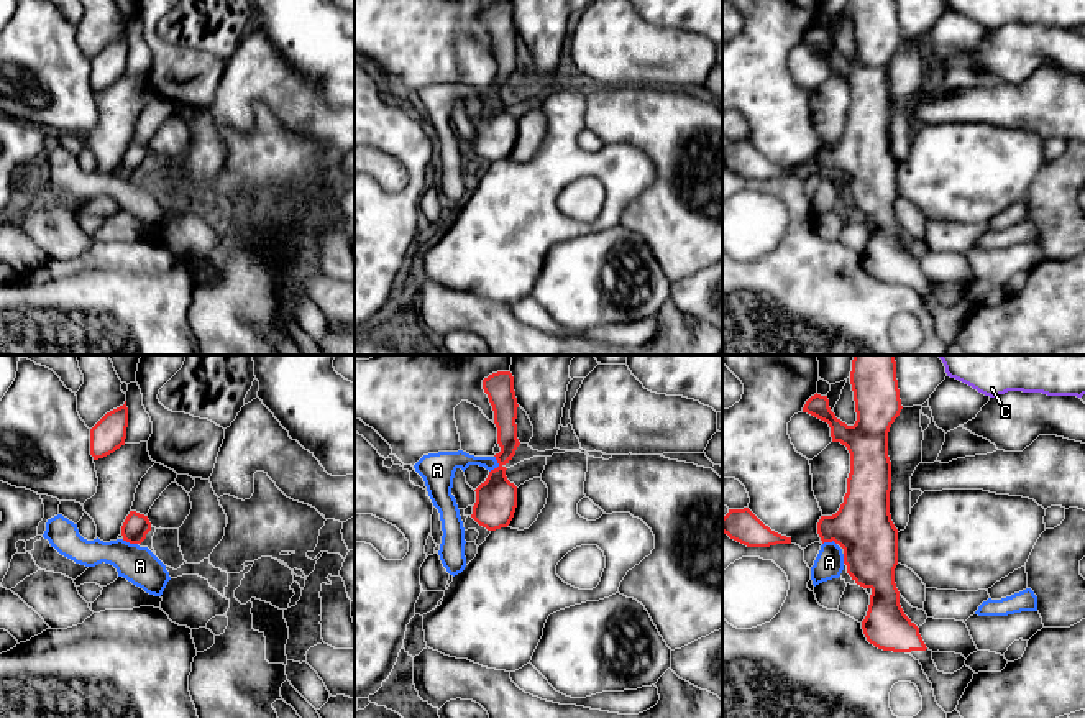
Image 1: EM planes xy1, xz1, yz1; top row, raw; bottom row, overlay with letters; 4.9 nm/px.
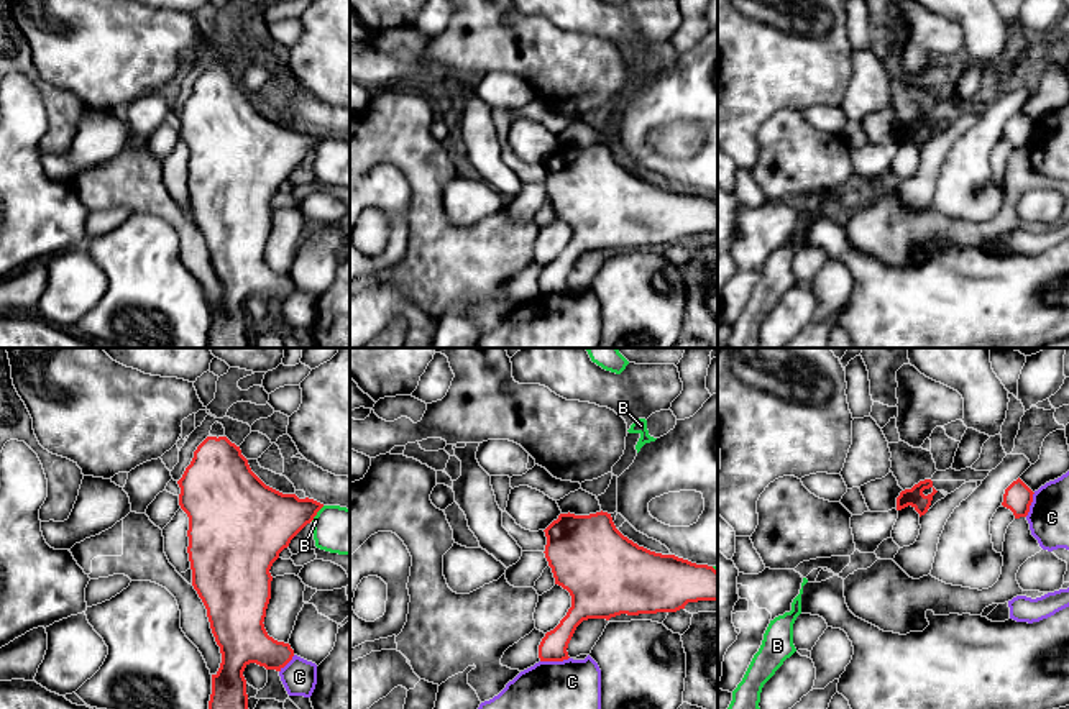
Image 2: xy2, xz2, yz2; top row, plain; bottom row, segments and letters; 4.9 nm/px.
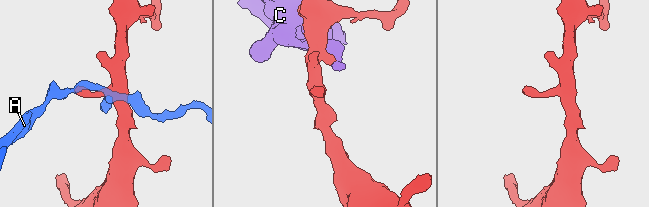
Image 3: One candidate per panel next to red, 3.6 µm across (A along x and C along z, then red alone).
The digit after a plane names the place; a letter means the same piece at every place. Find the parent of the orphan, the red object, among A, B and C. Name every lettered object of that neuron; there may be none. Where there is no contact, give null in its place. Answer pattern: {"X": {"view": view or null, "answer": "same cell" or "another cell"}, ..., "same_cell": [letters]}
{"A": {"view": "xz1", "answer": "another cell"}, "B": {"view": "xy2", "answer": "another cell"}, "C": {"view": "xz2", "answer": "another cell"}, "same_cell": []}

